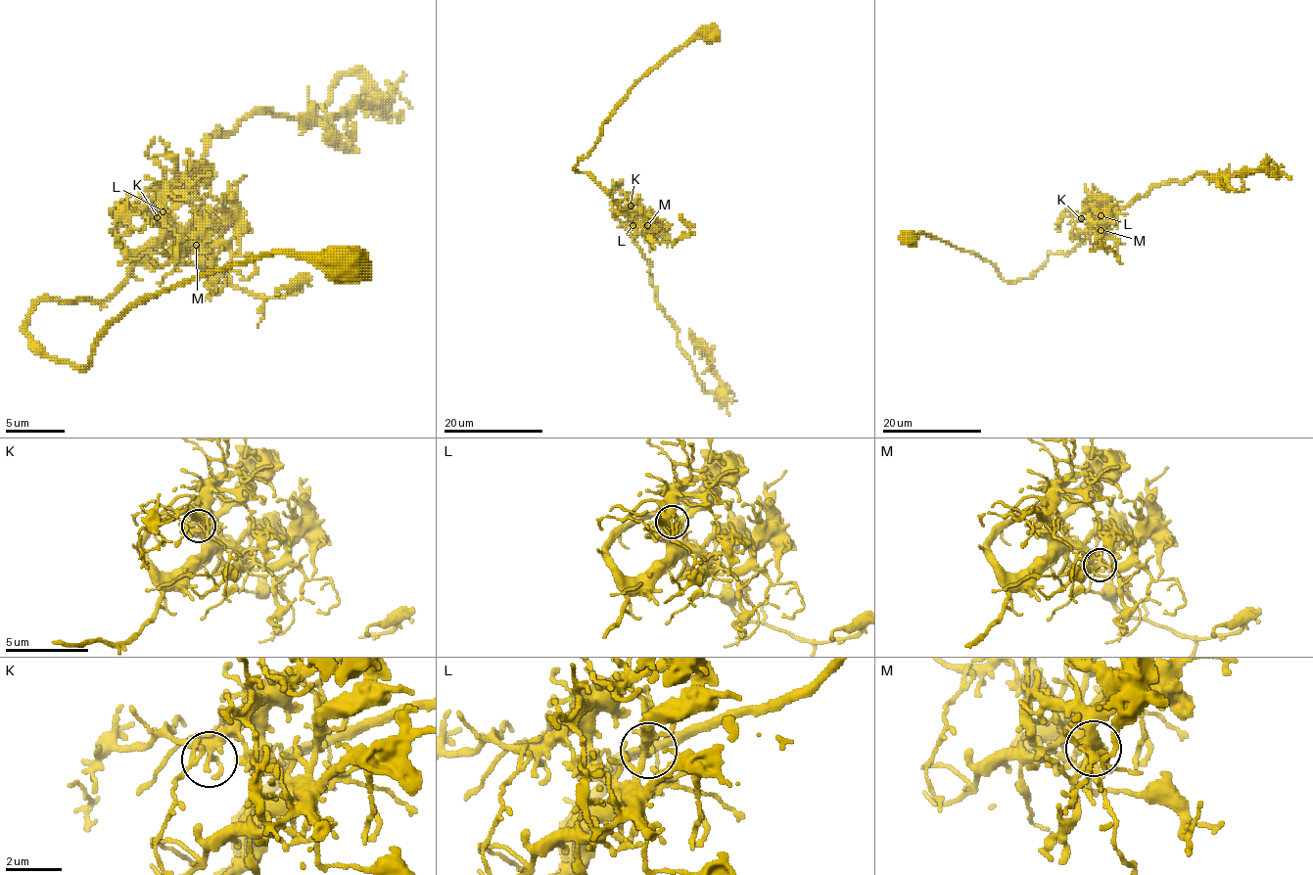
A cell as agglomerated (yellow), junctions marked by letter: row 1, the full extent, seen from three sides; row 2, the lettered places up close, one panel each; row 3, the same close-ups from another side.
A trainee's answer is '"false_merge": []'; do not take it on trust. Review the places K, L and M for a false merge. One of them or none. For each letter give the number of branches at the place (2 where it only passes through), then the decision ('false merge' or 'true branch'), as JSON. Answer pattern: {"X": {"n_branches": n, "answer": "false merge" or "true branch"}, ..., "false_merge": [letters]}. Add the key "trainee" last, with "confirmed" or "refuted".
{"K": {"n_branches": 5, "answer": "true branch"}, "L": {"n_branches": 4, "answer": "true branch"}, "M": {"n_branches": 4, "answer": "false merge"}, "false_merge": ["M"], "trainee": "refuted"}

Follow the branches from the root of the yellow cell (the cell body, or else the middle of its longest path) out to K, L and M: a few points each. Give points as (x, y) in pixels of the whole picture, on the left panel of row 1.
K: (347, 264), (260, 253), (139, 300), (82, 369), (47, 356), (29, 312), (107, 300), (157, 217)
L: (347, 264), (260, 253), (139, 300), (82, 369), (47, 356), (29, 312), (107, 300), (171, 220), (163, 211)
M: (347, 264), (199, 274), (82, 369), (32, 342), (41, 300), (107, 300), (157, 241), (196, 244)

